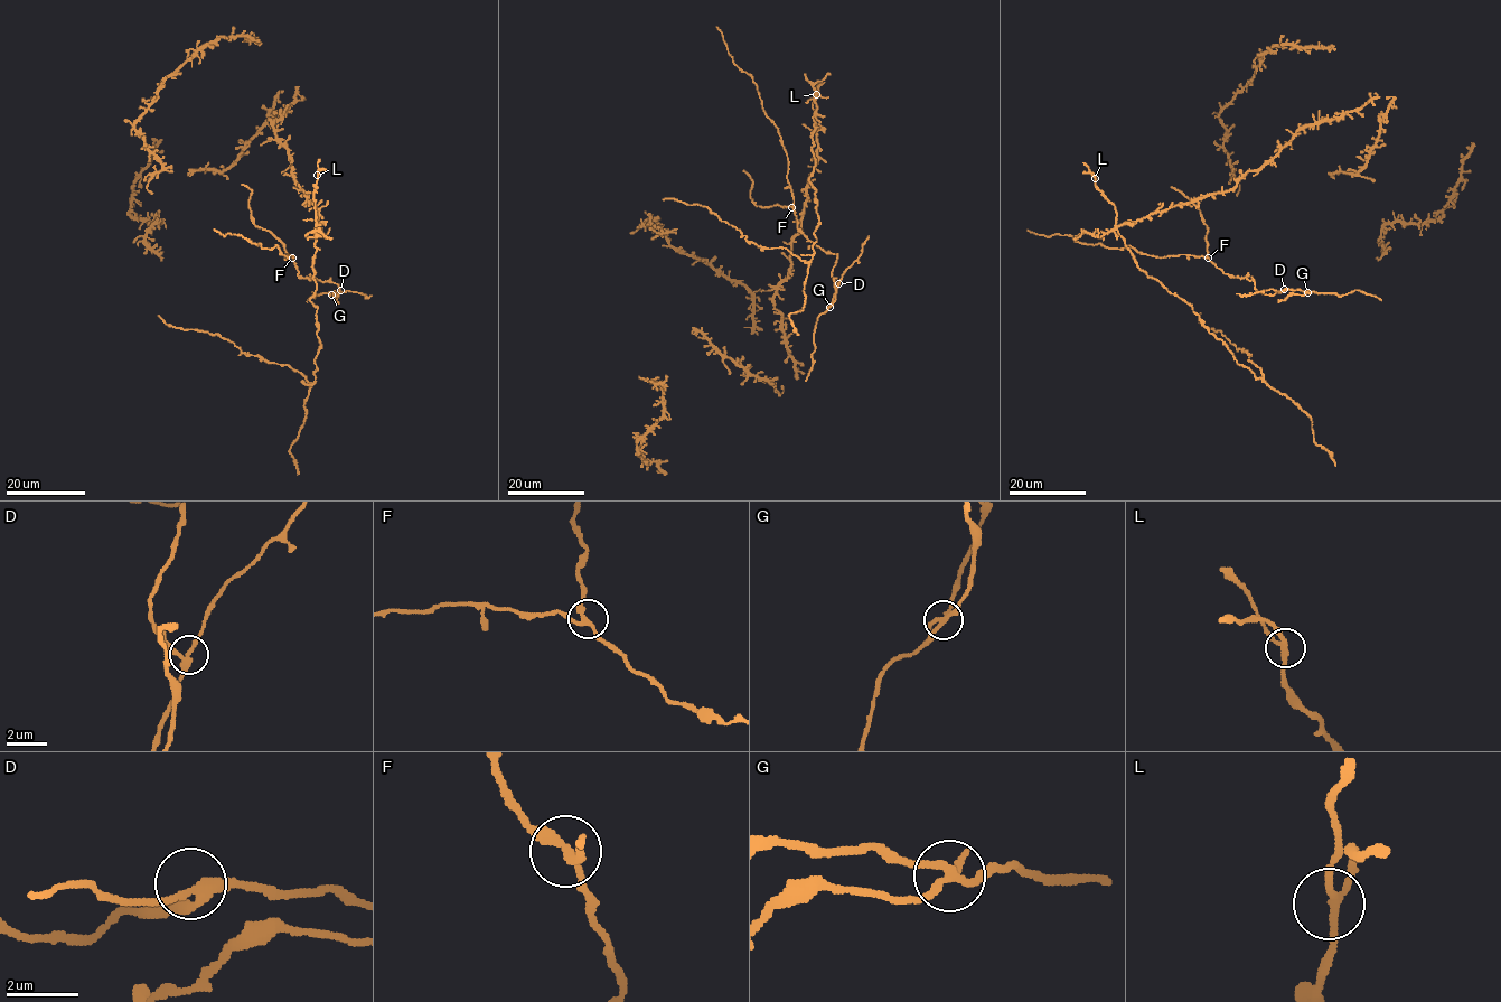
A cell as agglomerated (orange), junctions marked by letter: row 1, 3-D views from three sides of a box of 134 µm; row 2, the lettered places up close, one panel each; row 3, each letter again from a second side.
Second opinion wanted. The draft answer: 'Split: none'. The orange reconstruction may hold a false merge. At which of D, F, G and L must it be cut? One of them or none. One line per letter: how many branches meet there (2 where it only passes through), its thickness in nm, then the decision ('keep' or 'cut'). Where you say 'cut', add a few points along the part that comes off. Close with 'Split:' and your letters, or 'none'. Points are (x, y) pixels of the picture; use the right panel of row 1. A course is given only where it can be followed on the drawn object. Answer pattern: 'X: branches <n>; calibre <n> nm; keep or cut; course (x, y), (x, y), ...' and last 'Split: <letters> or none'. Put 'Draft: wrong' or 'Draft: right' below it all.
D: branches 3; calibre 260 nm; keep
F: branches 3; calibre 200 nm; keep
G: branches 3; calibre 240 nm; cut; course (1306, 292), (1290, 293), (1278, 301)
L: branches 3; calibre 200 nm; keep
Split: G
Draft: wrong

